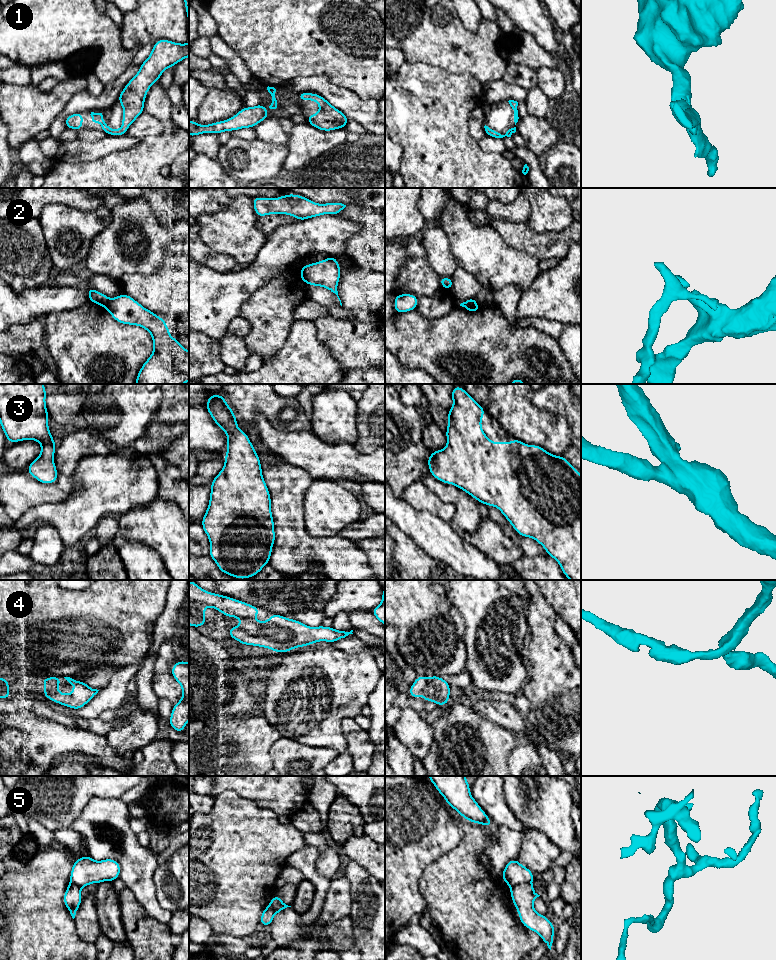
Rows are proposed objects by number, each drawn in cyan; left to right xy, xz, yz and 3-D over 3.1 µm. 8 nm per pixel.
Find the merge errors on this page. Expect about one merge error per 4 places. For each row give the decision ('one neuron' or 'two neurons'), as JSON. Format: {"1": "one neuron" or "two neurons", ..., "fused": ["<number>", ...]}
{"1": "one neuron", "2": "two neurons", "3": "one neuron", "4": "one neuron", "5": "two neurons", "fused": ["2", "5"]}

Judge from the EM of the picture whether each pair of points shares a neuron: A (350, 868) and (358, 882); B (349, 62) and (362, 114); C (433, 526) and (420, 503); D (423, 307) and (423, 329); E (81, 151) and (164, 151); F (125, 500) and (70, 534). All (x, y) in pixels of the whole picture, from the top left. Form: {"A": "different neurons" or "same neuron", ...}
{"A": "same neuron", "B": "different neurons", "C": "different neurons", "D": "different neurons", "E": "different neurons", "F": "same neuron"}

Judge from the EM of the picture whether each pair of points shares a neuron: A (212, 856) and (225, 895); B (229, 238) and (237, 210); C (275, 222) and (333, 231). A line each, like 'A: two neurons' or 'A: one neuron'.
A: one neuron
B: one neuron
C: two neurons

